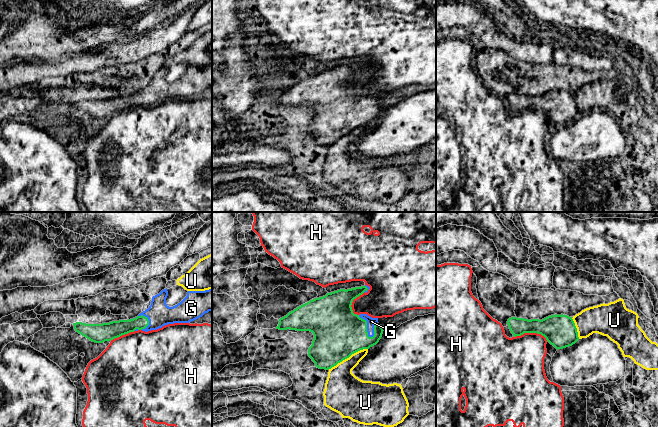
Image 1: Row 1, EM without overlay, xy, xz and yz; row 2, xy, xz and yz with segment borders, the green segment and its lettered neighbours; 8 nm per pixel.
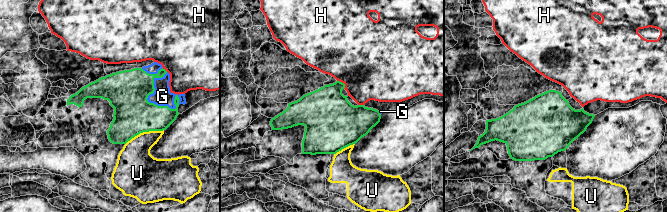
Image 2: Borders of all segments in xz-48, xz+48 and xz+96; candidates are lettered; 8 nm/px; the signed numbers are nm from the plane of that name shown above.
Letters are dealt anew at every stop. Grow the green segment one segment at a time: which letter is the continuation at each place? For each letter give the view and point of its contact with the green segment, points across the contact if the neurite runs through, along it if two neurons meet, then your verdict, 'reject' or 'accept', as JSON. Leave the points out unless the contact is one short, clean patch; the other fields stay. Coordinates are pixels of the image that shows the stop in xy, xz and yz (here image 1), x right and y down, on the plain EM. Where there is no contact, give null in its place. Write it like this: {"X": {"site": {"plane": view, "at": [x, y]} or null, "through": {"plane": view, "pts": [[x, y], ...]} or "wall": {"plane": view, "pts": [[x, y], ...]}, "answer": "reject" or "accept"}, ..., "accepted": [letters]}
{"G": {"site": {"plane": "xz", "at": [366, 102]}, "answer": "accept"}, "H": {"site": {"plane": "yz", "at": [531, 108]}, "wall": {"plane": "yz", "pts": [[514, 113], [524, 109], [540, 109], [547, 117]]}, "answer": "reject"}, "U": {"site": {"plane": "xz", "at": [348, 133]}, "answer": "reject"}, "accepted": ["G"]}

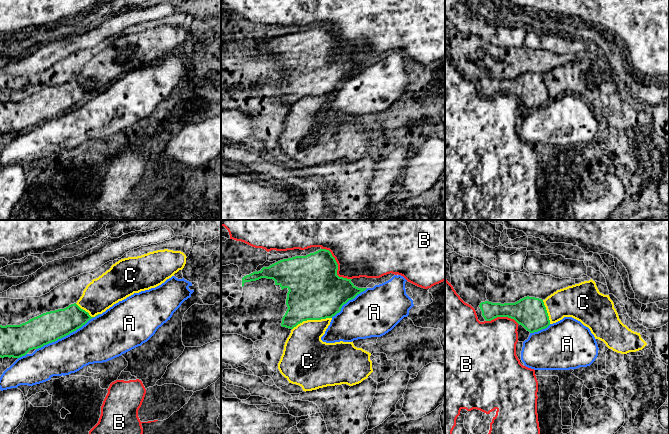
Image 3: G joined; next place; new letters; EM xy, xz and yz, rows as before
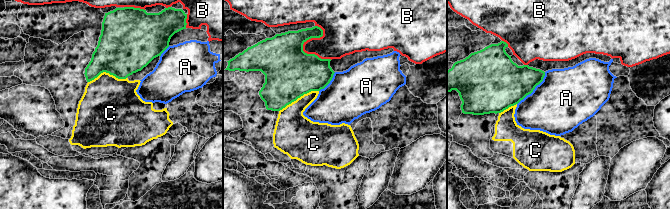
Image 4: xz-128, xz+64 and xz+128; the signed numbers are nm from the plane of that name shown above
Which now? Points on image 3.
{"A": {"site": {"plane": "xy", "at": [68, 110]}, "answer": "reject"}, "B": {"site": {"plane": "xz", "at": [337, 42]}, "answer": "reject"}, "C": {"site": {"plane": "xz", "at": [311, 95]}, "answer": "reject"}, "accepted": []}

